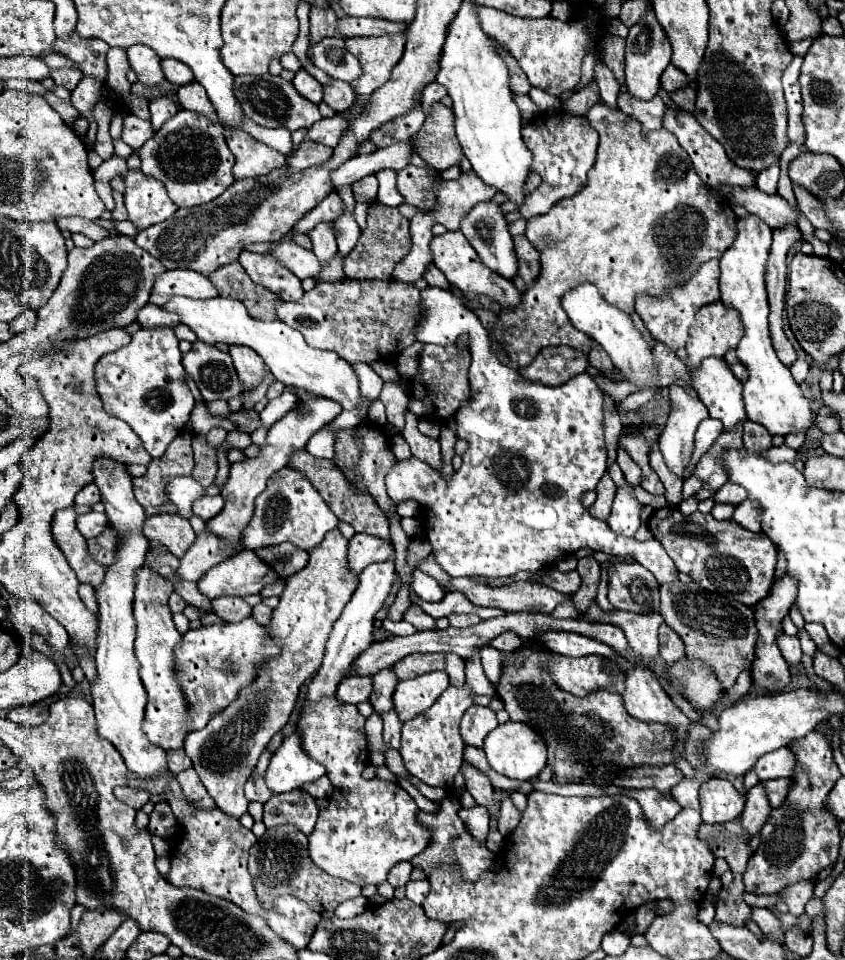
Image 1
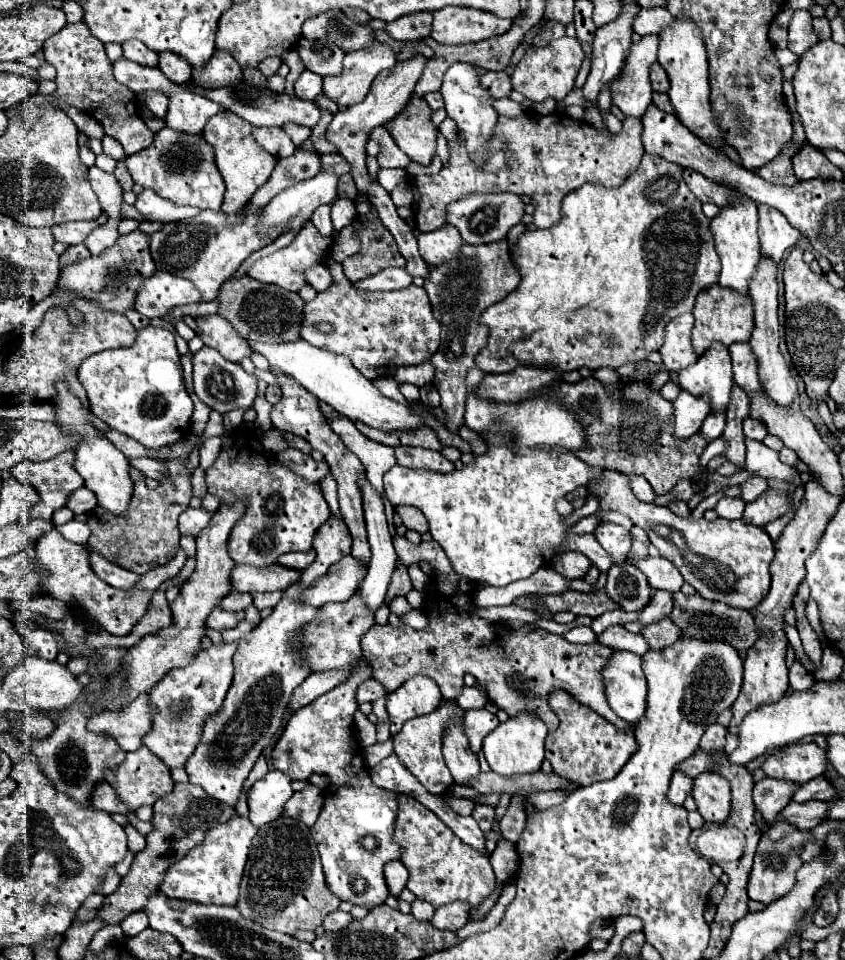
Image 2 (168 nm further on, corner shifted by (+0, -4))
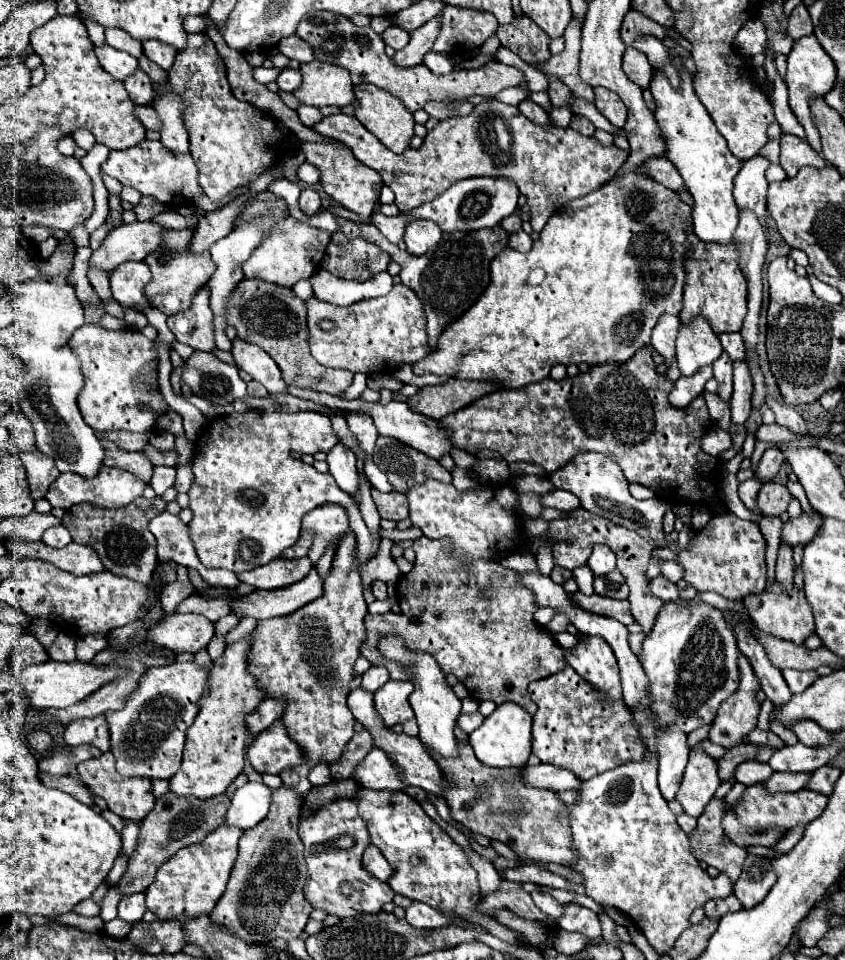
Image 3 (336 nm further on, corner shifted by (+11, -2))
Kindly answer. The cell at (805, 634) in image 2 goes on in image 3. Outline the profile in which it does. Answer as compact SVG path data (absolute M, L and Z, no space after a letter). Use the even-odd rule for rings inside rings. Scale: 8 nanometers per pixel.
M785 544L779 546L779 558L777 558L777 582L791 588L793 586L793 574L795 574L795 562L793 562L793 548L785 548Z

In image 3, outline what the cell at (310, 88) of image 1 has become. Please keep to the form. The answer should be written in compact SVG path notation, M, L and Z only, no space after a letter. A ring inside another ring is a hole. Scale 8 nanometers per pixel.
M283 68L281 74L277 76L277 84L279 84L281 90L285 90L285 92L293 92L293 90L299 88L299 84L301 84L301 74L299 74L299 70Z

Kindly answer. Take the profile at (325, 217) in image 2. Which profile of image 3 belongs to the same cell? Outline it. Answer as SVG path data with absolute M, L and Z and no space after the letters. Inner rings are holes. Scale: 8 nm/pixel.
M313 188L301 190L301 196L299 196L299 208L301 208L301 212L307 214L307 216L315 214L315 212L321 208L321 198L319 198L319 194L317 194Z

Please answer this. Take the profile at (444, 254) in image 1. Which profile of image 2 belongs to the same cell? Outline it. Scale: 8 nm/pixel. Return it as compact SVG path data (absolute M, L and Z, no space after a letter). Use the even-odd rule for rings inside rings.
M444 226L436 232L426 232L418 236L420 254L428 262L428 266L448 264L452 258L456 258L462 244L464 242L454 226Z

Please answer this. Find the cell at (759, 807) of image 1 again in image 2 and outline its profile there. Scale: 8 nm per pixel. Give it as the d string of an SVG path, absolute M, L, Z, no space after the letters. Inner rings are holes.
M764 778L754 784L754 804L756 810L762 814L762 818L772 824L776 822L780 810L792 800L794 790L798 784L794 782L784 782L776 778Z

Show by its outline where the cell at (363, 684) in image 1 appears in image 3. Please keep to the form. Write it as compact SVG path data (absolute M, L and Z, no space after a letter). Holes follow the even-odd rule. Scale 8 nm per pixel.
M371 666L371 668L363 674L361 688L369 690L369 692L377 692L387 680L389 680L389 672L387 672L385 666Z

